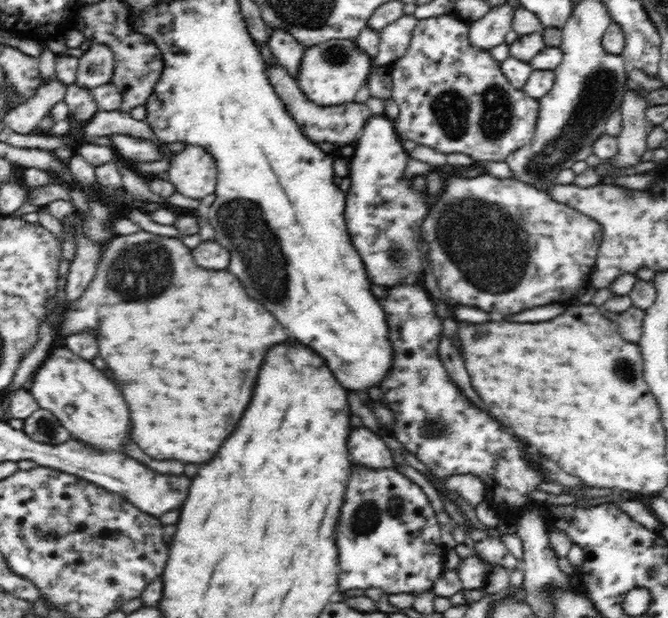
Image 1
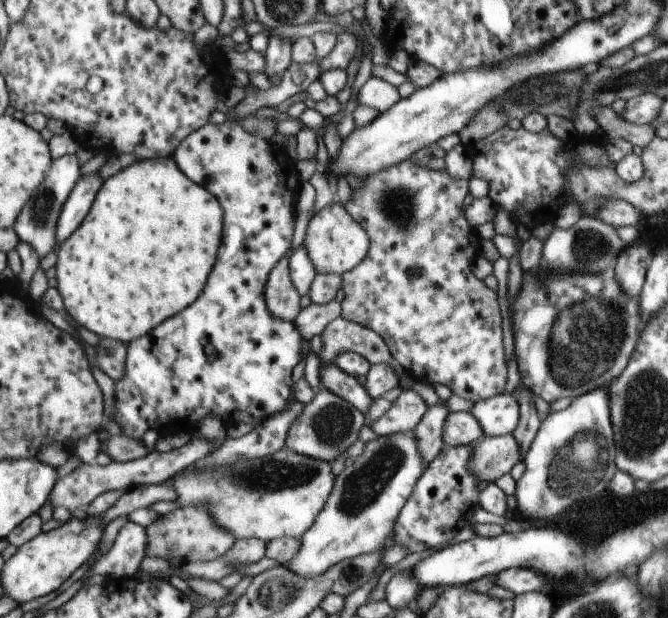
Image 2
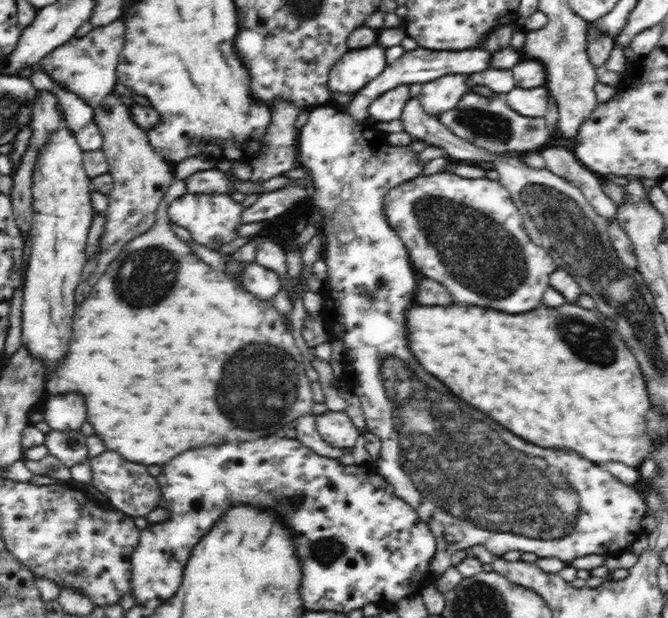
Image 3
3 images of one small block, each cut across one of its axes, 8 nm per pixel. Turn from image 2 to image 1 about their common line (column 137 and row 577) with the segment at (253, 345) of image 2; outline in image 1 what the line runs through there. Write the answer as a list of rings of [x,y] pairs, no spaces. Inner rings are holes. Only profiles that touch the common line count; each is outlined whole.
[[[354,464],[353,468],[346,488],[346,502],[336,524],[340,566],[336,598],[343,600],[342,594],[355,588],[376,587],[389,595],[407,592],[414,596],[423,590],[431,589],[434,581],[443,573],[442,567],[448,548],[442,543],[440,524],[430,500],[416,483],[395,467],[372,469]]]

